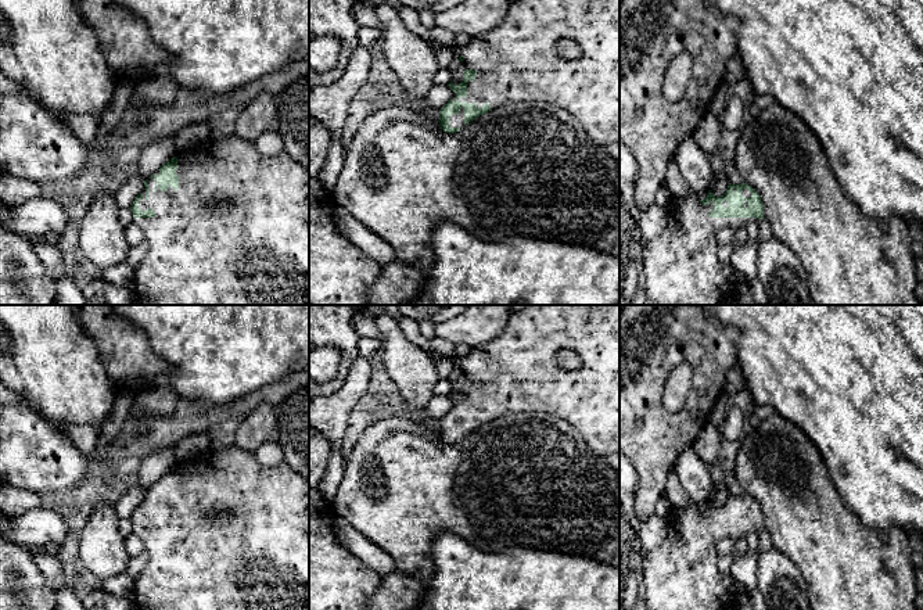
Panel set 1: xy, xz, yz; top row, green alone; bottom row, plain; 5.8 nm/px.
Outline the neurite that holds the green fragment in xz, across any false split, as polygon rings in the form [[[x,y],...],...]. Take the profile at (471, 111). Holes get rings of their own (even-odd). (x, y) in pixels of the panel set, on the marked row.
[[[517,0],[511,6],[503,22],[493,30],[471,37],[470,43],[463,47],[456,47],[450,67],[452,80],[448,85],[453,92],[452,98],[439,110],[439,126],[446,133],[456,133],[464,125],[468,125],[480,115],[492,111],[496,107],[509,103],[534,101],[546,103],[564,108],[570,112],[588,133],[588,136],[597,144],[619,143],[619,0]],[[563,39],[575,39],[582,55],[577,60],[563,60],[557,55],[556,43]]]

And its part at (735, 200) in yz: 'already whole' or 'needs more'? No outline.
needs more

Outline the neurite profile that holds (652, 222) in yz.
[[[654,202],[646,211],[640,211],[639,229],[646,243],[654,240],[668,225],[669,209]]]

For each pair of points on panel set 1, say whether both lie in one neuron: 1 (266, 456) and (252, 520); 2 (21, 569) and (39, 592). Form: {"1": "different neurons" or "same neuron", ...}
{"1": "different neurons", "2": "same neuron"}

